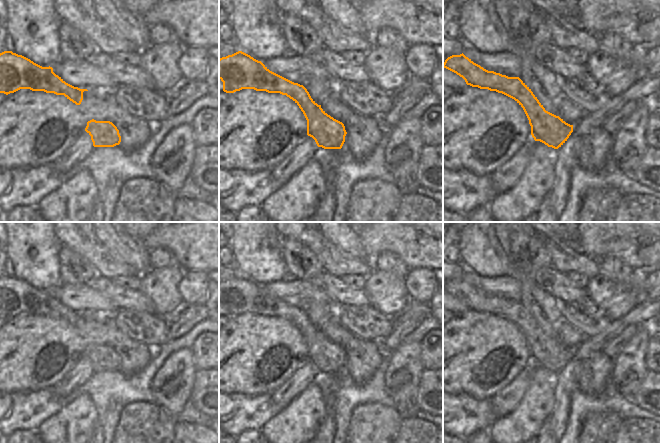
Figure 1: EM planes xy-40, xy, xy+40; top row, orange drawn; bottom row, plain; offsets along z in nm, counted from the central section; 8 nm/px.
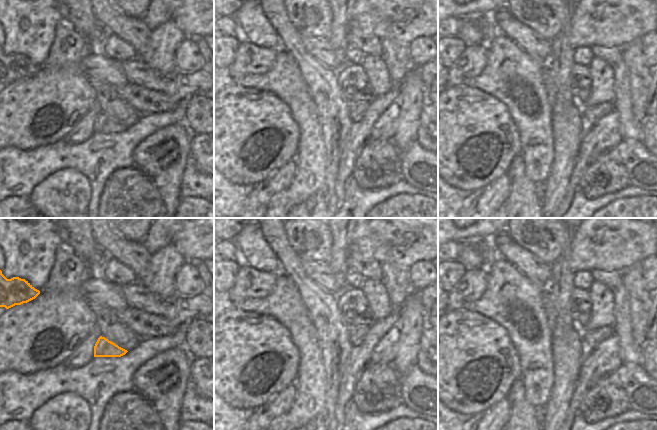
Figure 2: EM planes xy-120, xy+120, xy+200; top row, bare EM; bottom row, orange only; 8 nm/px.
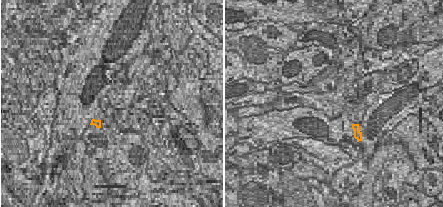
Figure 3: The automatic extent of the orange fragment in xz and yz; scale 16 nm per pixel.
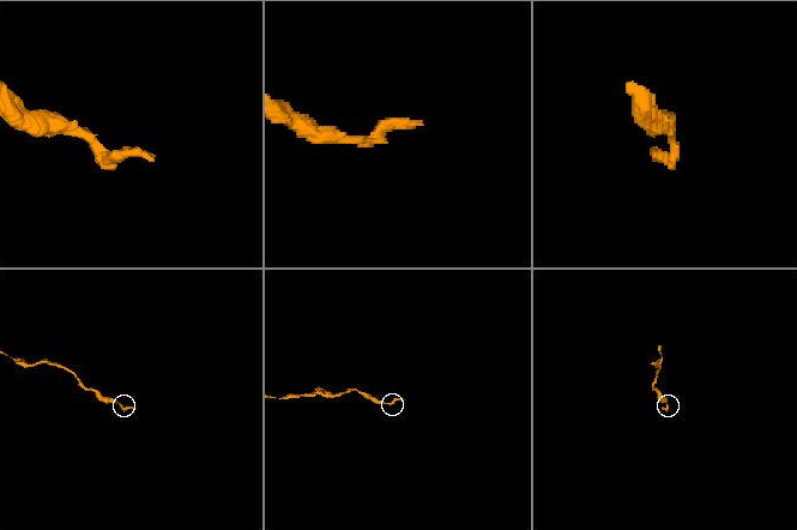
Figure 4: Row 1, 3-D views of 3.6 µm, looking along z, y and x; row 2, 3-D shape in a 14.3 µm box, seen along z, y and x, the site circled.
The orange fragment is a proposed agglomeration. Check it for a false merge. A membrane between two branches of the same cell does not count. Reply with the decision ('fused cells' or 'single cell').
single cell

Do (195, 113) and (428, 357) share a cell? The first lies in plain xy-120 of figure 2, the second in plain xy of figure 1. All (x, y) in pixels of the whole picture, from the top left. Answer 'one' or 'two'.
one

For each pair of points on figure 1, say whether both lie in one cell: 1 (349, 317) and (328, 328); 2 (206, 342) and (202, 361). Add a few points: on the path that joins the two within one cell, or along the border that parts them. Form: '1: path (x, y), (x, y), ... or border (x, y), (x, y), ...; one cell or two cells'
1: border (337, 318), (355, 336); two cells
2: path (206, 347), (206, 356); one cell

